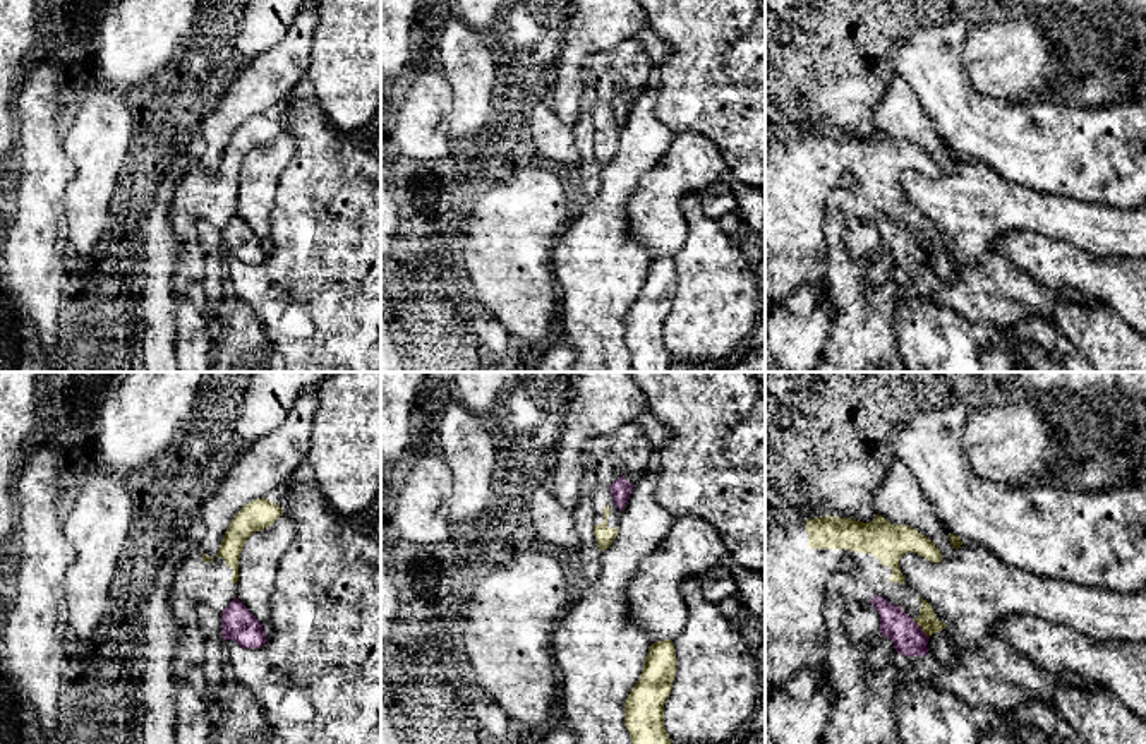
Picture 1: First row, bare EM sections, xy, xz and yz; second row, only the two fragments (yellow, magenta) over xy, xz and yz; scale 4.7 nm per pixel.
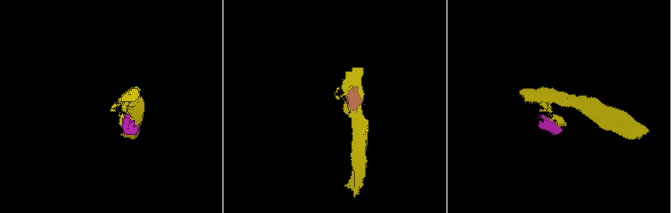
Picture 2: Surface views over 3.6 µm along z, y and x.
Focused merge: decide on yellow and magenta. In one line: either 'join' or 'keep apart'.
keep apart

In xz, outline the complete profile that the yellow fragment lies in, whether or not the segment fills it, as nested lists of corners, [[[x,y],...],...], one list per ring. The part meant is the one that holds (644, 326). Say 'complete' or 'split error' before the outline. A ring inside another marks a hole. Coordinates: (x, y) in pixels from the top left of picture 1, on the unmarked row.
complete; [[[671,255],[650,261],[642,290],[624,319],[624,341],[631,372],[671,372],[673,360],[664,343],[664,319],[676,290]]]

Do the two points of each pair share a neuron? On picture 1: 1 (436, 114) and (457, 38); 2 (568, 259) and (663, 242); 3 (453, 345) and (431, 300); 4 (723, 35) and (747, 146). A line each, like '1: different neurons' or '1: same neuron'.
1: different neurons
2: different neurons
3: same neuron
4: same neuron

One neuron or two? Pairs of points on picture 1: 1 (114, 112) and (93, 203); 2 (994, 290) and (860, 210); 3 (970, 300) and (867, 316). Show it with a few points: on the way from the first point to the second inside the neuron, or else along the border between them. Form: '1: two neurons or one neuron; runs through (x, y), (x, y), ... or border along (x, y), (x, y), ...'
1: one neuron; runs through (96, 134), (93, 180)
2: one neuron; runs through (958, 290), (937, 290), (911, 264), (894, 237)
3: one neuron; runs through (944, 294), (934, 288), (899, 288), (892, 294)

